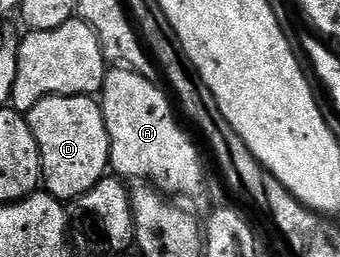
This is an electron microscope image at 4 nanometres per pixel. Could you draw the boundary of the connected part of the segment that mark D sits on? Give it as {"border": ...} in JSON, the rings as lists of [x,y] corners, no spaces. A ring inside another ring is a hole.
{"border":[[[53,94],[31,108],[28,121],[40,148],[41,185],[45,193],[59,200],[73,200],[84,196],[101,178],[107,177],[110,164],[108,128],[104,124],[102,107],[93,97]]]}

